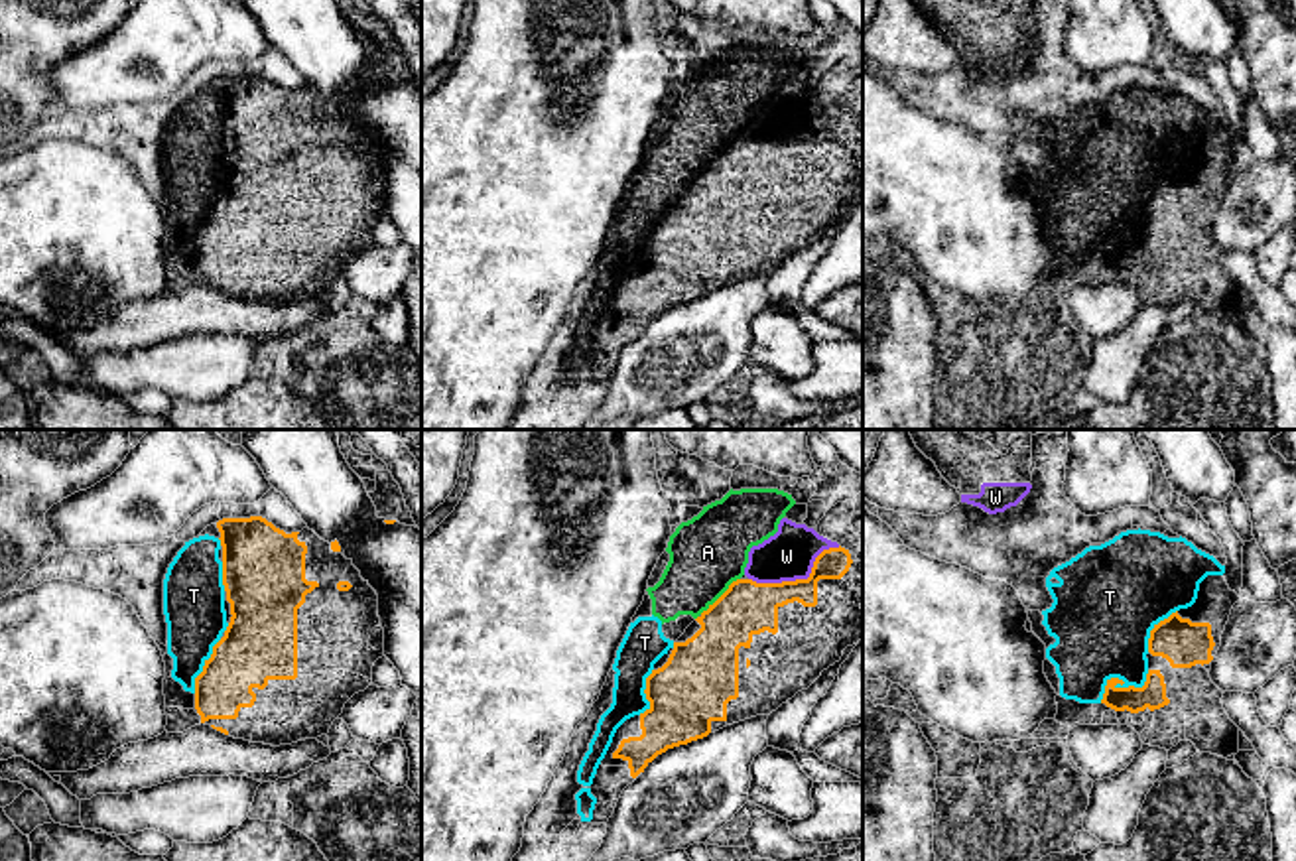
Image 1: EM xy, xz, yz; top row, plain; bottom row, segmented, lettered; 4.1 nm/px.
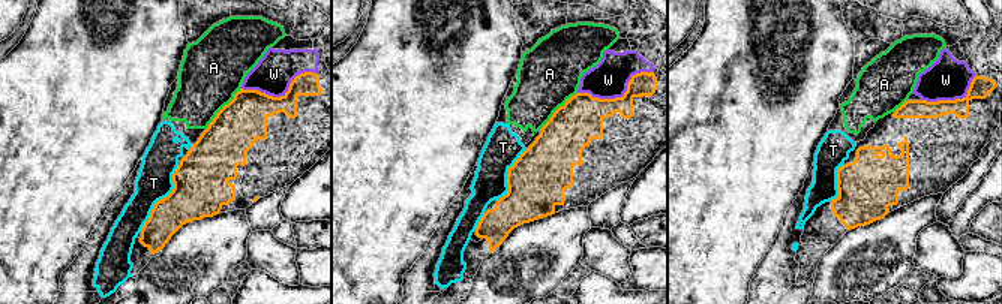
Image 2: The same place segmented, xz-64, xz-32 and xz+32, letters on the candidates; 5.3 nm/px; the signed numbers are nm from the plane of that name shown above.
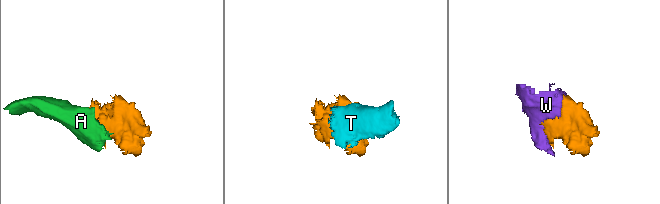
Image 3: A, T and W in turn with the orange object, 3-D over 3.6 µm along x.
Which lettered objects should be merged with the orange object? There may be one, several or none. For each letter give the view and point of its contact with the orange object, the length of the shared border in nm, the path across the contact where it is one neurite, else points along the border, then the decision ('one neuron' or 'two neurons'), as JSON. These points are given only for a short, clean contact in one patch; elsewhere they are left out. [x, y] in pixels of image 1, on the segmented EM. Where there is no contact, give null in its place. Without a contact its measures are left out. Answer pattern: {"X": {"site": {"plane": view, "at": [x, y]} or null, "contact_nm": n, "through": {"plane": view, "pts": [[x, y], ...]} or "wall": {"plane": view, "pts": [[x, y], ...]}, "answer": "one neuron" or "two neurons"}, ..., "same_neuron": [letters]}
{"A": {"site": {"plane": "xz", "at": [717, 599]}, "contact_nm": 260, "wall": {"plane": "xz", "pts": [[739, 578], [696, 619]]}, "answer": "two neurons"}, "T": {"site": {"plane": "yz", "at": [1121, 684]}, "contact_nm": 240, "answer": "two neurons"}, "W": {"site": {"plane": "xz", "at": [798, 580]}, "contact_nm": 400, "answer": "one neuron"}, "same_neuron": ["W"]}

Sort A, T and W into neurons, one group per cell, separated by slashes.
A T / W

